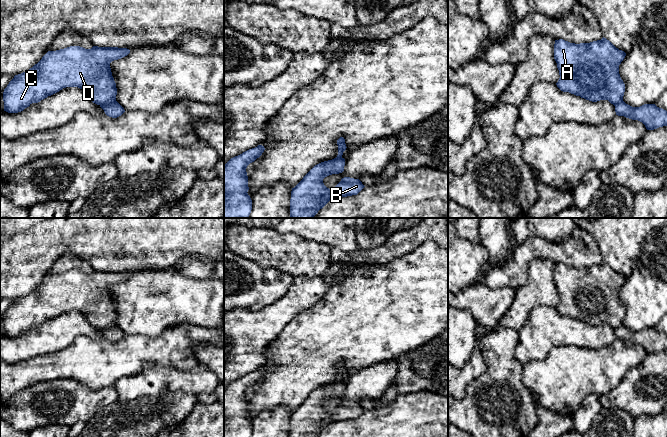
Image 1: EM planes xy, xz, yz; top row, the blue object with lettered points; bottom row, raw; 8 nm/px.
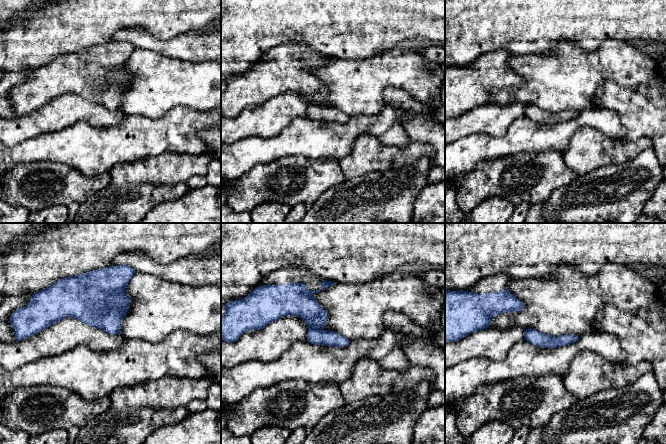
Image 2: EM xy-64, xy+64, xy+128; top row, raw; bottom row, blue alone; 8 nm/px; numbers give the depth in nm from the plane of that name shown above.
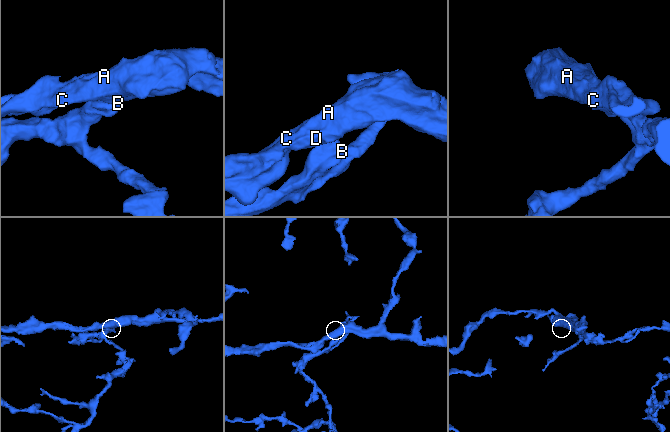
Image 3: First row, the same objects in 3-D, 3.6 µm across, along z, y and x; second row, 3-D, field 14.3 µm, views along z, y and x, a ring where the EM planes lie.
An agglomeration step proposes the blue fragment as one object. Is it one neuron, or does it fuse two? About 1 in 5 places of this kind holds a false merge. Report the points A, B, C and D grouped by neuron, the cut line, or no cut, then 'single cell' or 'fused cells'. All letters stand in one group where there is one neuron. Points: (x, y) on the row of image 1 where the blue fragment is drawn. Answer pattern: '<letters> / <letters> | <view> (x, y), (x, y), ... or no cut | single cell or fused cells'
A C D / B | xy (115, 100), (100, 105) | fused cells

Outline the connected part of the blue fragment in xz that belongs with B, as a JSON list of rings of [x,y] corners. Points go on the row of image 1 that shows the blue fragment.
[[[334,158],[315,165],[291,191],[290,218],[313,218],[330,200],[357,195],[365,186],[359,179],[344,177],[332,189],[327,188],[323,179],[344,171],[345,159]]]

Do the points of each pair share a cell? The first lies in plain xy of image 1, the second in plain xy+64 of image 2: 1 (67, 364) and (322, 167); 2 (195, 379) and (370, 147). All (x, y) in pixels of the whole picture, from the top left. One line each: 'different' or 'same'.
1: different
2: same

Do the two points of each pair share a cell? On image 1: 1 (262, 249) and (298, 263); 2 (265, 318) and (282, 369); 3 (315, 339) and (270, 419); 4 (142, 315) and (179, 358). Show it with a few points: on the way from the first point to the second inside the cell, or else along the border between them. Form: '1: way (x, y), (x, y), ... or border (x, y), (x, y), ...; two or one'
1: way (271, 249), (285, 250), (289, 254); one
2: border (288, 323), (271, 343), (264, 363); two
3: border (291, 411), (284, 406), (273, 406), (256, 415); two
4: border (180, 323), (167, 327), (156, 336), (135, 334); two

